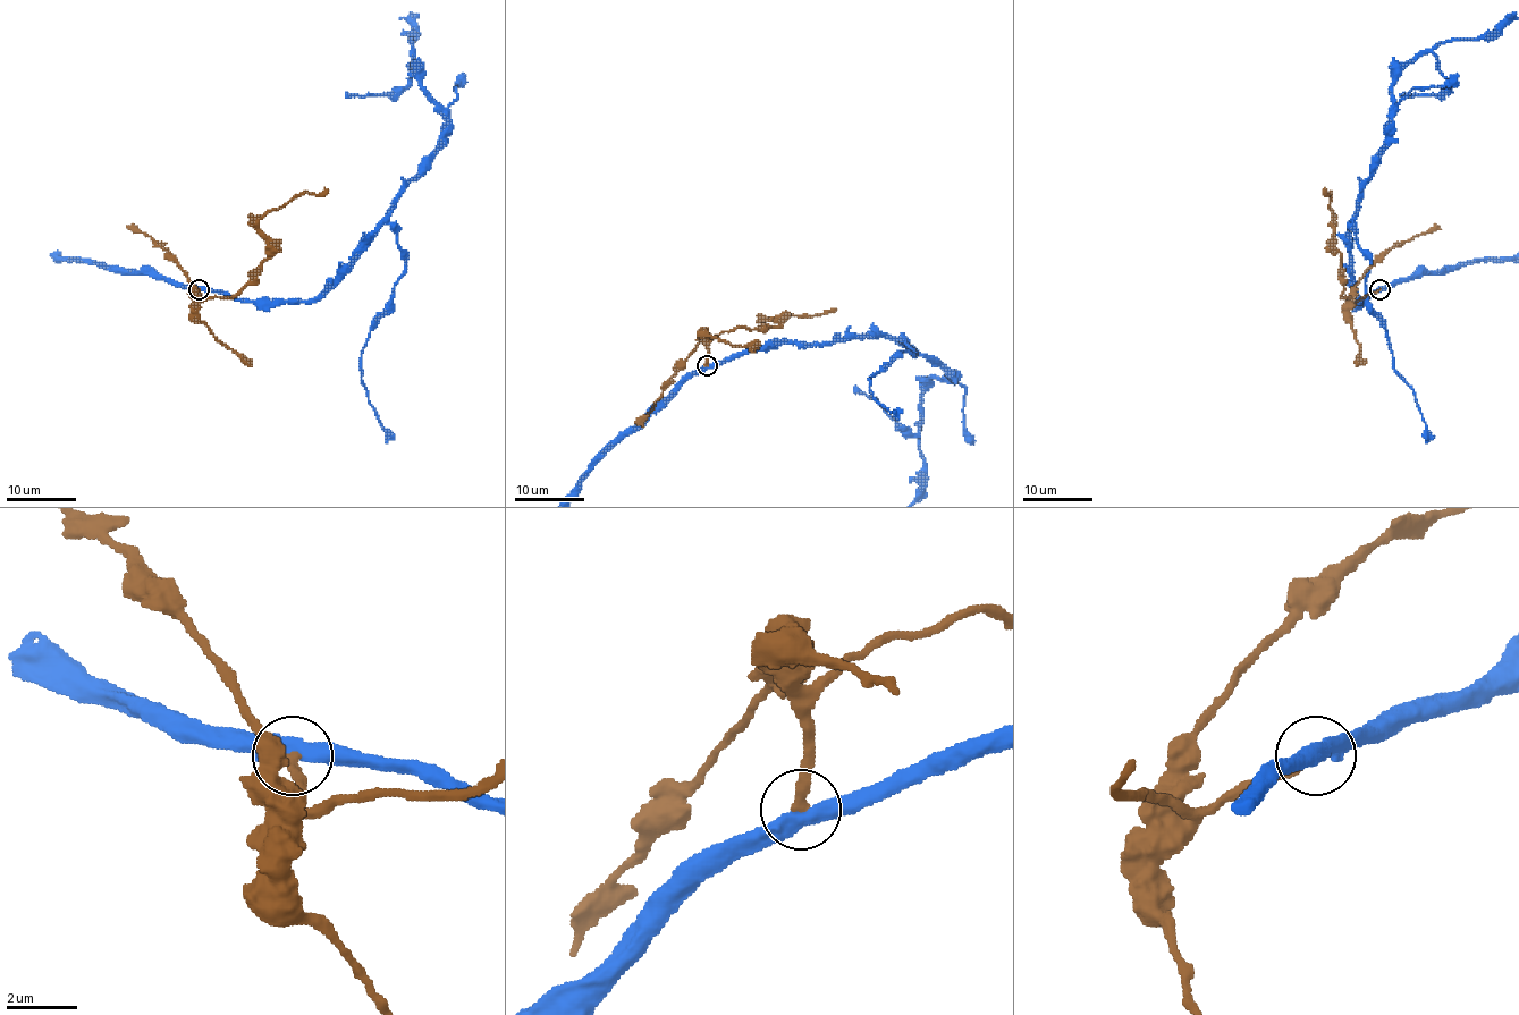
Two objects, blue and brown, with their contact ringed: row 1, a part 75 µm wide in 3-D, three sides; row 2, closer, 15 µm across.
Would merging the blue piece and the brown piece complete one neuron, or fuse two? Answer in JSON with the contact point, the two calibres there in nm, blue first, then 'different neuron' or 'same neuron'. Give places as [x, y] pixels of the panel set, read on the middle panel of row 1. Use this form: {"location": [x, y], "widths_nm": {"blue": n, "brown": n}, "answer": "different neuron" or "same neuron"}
{"location": [707, 365], "widths_nm": {"blue": 440, "brown": 280}, "answer": "same neuron"}

